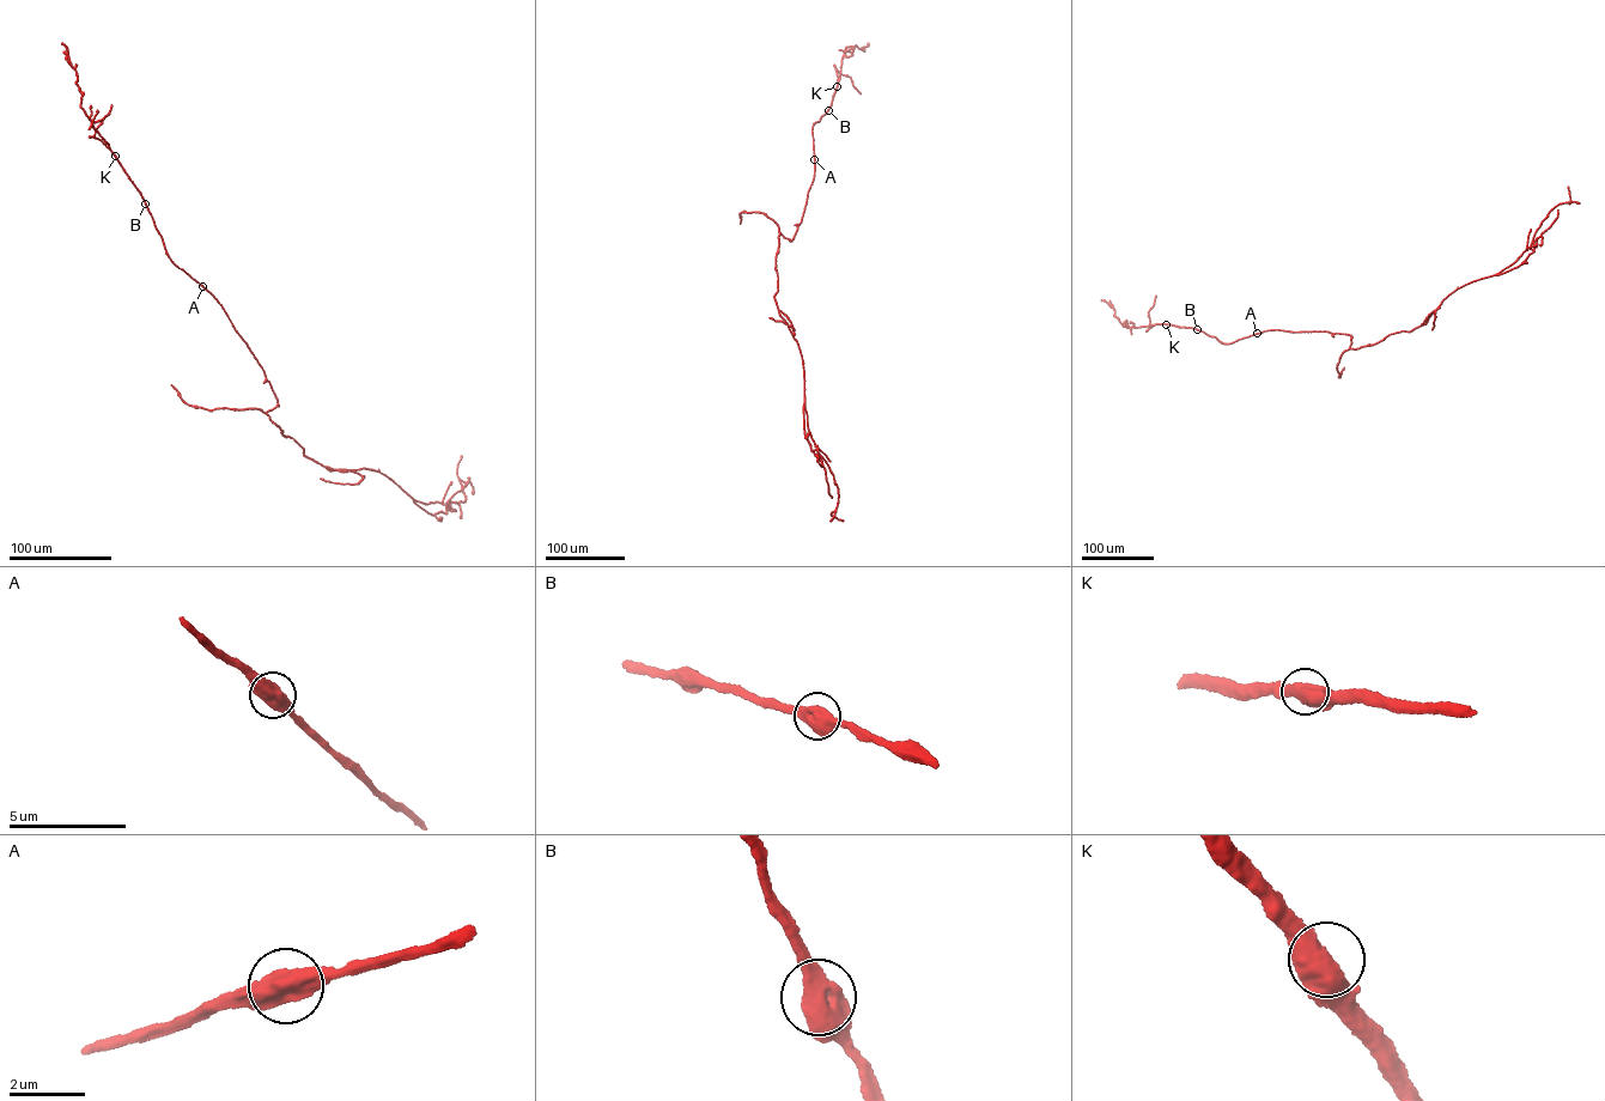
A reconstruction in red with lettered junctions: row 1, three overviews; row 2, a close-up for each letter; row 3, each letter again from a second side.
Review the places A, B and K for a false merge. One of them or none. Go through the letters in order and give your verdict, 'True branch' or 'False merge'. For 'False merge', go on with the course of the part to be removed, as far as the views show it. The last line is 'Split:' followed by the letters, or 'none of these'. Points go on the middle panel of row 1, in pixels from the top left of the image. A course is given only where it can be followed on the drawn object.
A: True branch
B: True branch
K: True branch
Split: none of these

